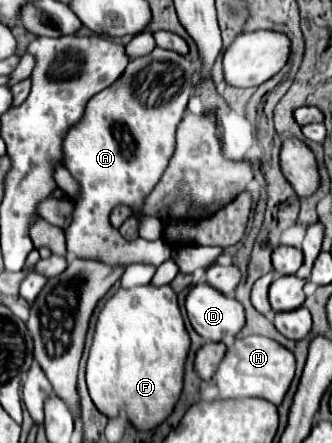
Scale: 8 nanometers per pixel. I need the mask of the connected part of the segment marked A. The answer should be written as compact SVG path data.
M156 48L148 56L130 60L124 74L112 86L104 88L94 98L90 98L82 122L72 126L64 138L66 168L80 182L82 188L80 198L76 200L74 220L66 230L68 258L88 258L104 262L108 266L124 266L124 268L130 264L159 266L171 258L172 248L162 238L155 242L141 237L134 241L125 240L118 230L110 226L108 216L120 204L132 210L140 208L146 196L154 190L154 186L162 178L176 148L176 128L186 112L188 100L192 96L192 86L194 86L194 72L190 60L172 50Z

